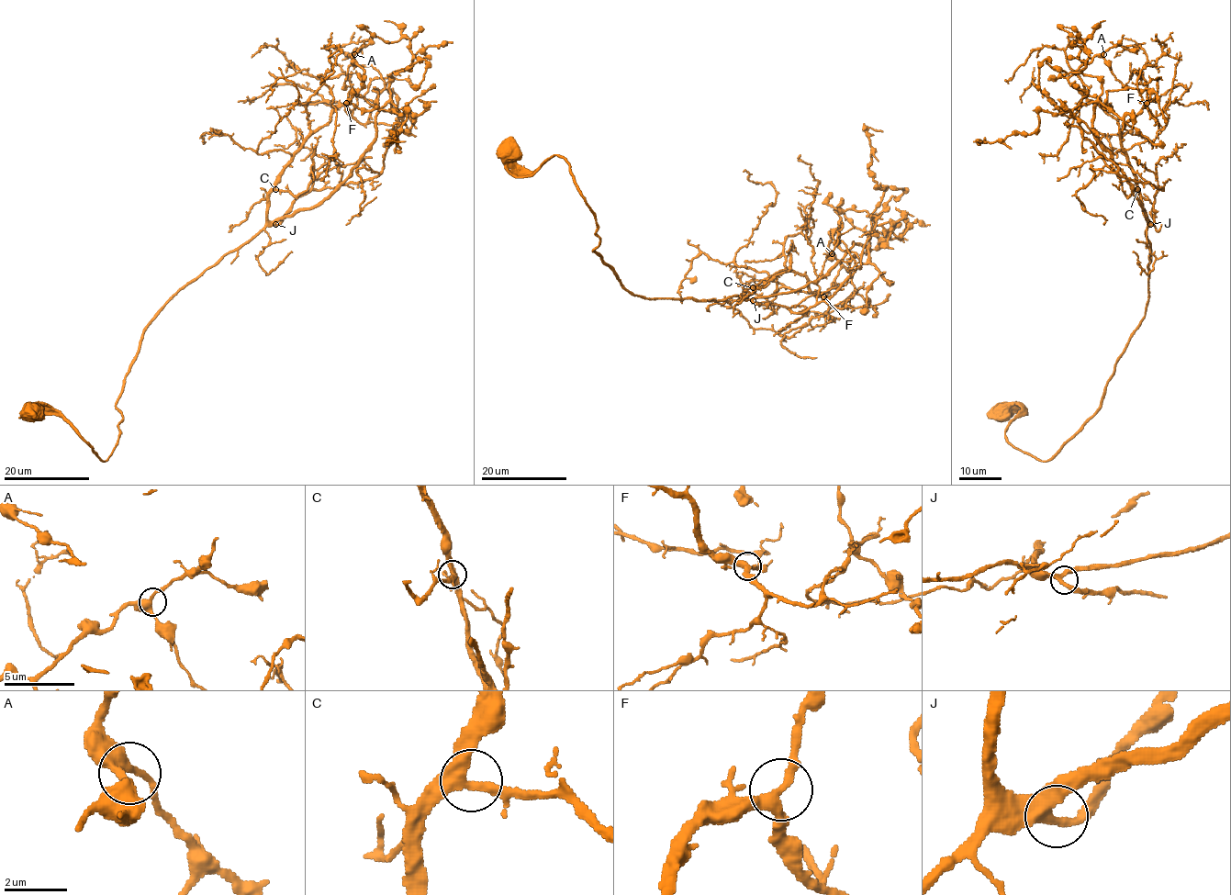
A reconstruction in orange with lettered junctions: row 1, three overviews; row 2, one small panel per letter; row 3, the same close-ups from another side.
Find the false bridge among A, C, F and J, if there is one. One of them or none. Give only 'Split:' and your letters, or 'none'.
Split: none

